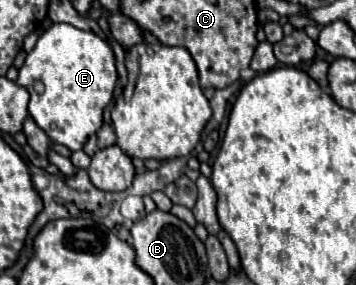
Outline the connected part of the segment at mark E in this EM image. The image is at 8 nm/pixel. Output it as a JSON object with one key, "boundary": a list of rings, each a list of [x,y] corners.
{"boundary":[[[53,24],[37,40],[33,52],[27,54],[17,84],[29,90],[29,114],[51,142],[63,144],[71,152],[81,150],[87,138],[101,128],[103,110],[113,98],[117,84],[115,56],[111,46],[95,32],[79,30],[71,24]]]}

